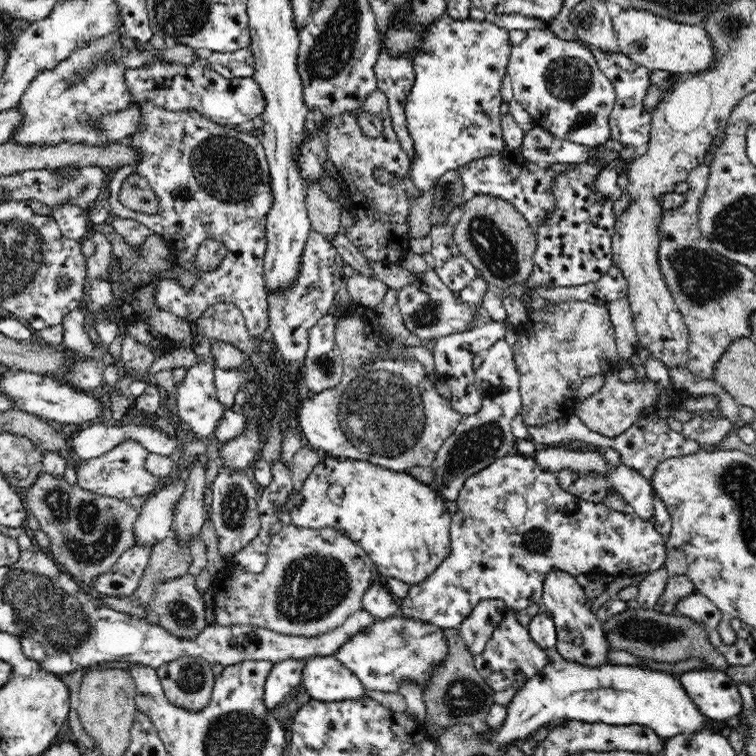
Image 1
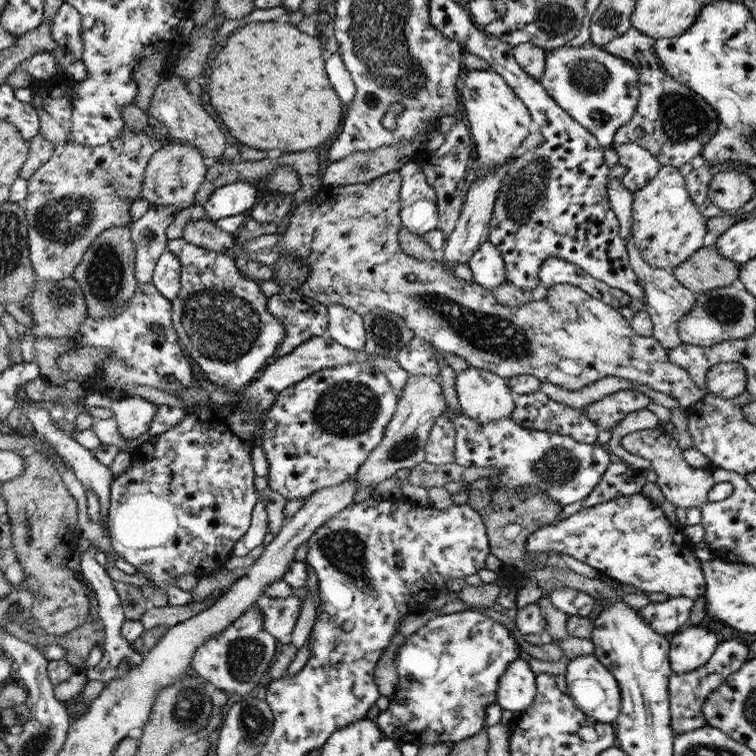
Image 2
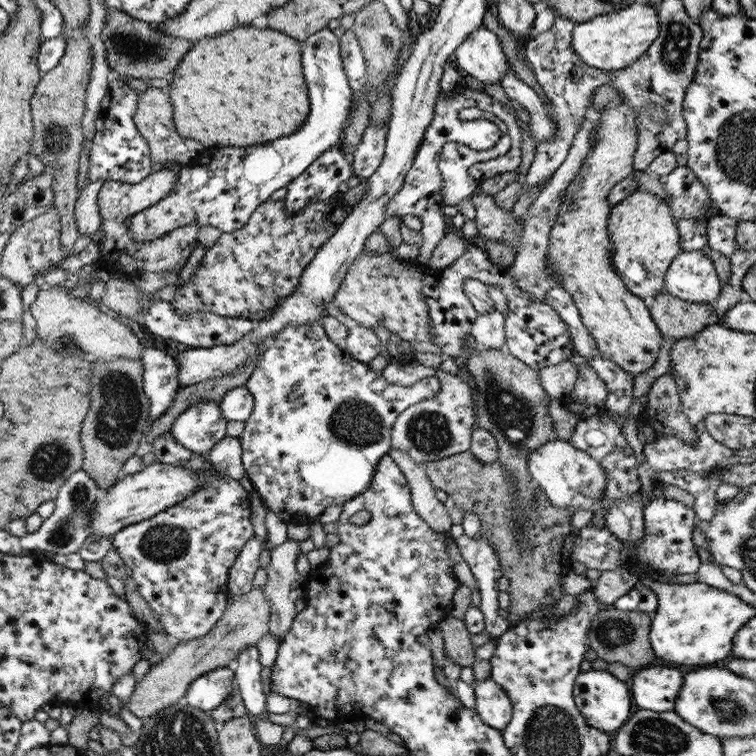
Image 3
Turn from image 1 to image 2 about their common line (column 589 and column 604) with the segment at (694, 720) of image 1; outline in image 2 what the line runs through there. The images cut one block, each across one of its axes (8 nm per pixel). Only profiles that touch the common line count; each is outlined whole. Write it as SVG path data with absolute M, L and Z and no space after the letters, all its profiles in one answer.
M594 655L570 658L566 664L565 680L567 694L580 711L598 722L614 724L621 710L621 691L617 680Z

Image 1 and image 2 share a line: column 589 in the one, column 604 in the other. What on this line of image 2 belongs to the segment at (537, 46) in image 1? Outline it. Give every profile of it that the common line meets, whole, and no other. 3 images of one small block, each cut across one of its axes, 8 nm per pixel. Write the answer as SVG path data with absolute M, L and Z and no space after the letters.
M566 45L547 51L540 84L601 147L613 145L616 131L634 116L640 98L636 67L598 45Z

